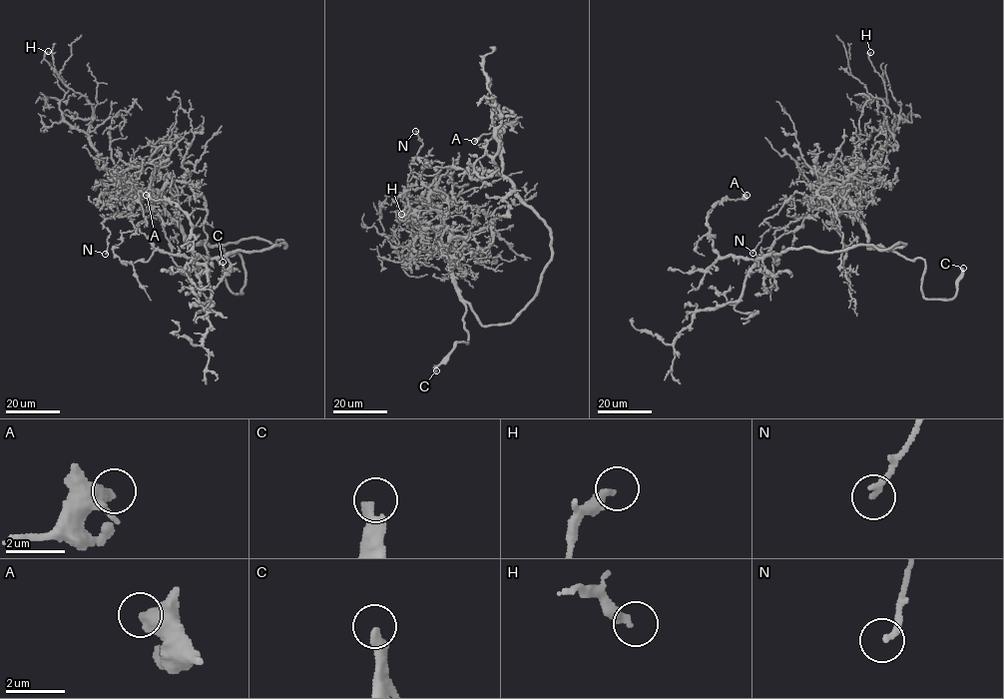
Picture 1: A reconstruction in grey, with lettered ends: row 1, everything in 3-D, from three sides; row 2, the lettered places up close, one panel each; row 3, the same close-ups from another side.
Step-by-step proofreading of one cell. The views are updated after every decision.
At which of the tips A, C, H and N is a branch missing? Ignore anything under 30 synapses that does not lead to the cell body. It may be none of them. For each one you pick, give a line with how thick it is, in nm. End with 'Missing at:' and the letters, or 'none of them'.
C: 360 nm thick
Missing at: C

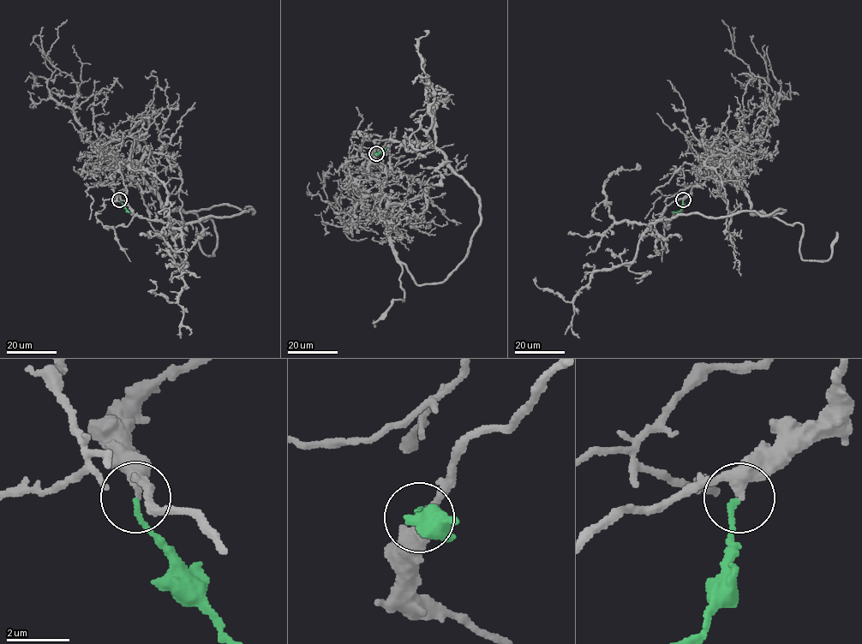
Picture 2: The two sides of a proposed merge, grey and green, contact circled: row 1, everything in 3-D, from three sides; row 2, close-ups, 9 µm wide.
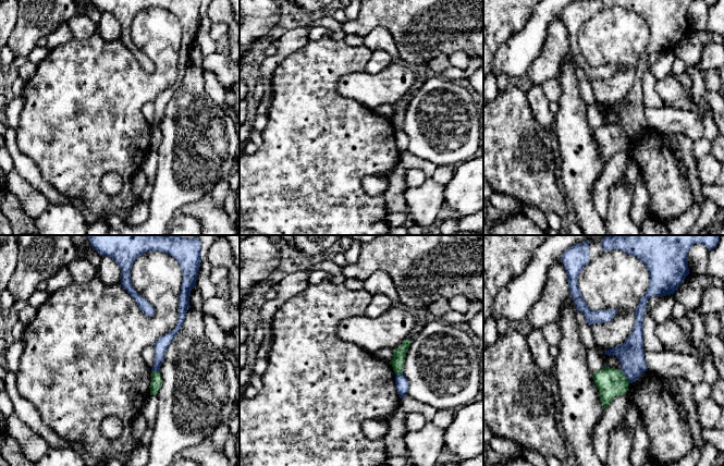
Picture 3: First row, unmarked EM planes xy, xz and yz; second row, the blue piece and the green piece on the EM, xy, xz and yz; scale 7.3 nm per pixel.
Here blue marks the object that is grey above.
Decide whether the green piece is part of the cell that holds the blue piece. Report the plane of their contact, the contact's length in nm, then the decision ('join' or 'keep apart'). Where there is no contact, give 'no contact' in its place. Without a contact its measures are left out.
contact in yz; length 130 nm; keep apart

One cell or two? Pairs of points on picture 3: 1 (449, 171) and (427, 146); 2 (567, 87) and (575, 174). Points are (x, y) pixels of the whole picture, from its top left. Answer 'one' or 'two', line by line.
1: two
2: one

